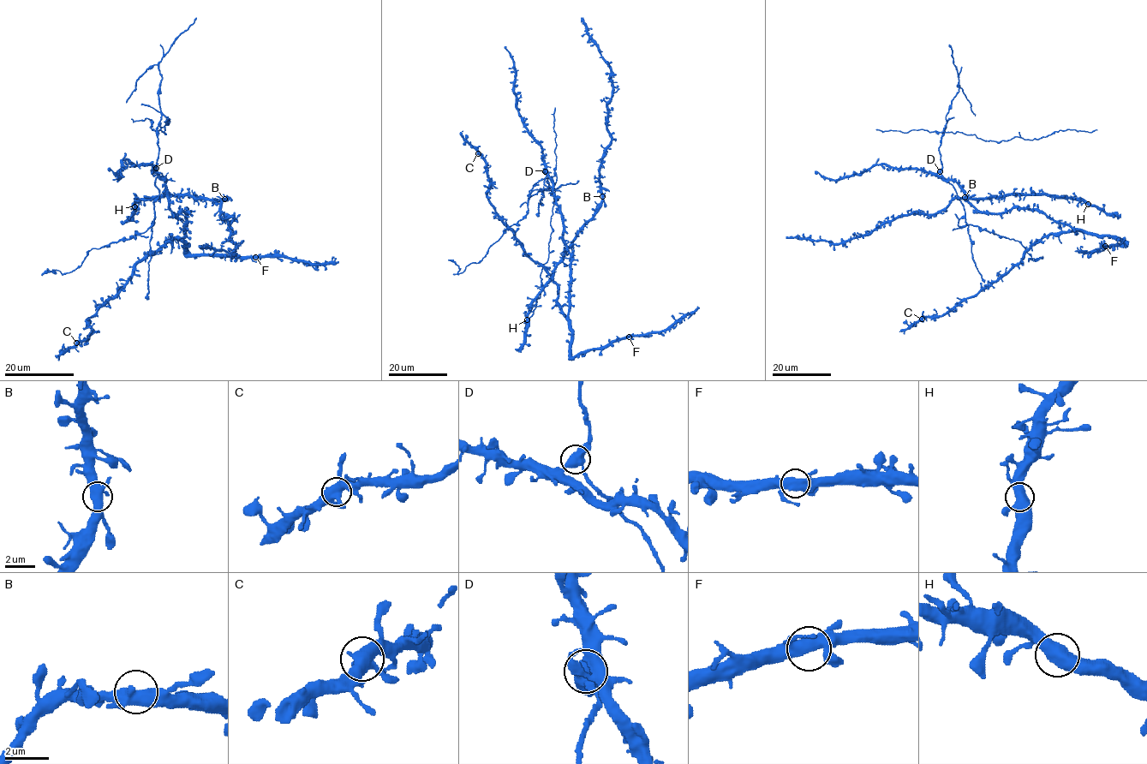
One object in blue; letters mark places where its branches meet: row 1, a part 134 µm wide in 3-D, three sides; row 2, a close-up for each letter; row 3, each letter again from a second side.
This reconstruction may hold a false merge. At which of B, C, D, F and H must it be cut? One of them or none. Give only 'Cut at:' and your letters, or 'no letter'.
Cut at: D

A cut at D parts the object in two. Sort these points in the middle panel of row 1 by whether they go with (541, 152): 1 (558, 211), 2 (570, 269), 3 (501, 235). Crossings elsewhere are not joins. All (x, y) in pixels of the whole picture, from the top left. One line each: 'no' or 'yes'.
1: yes
2: yes
3: no

